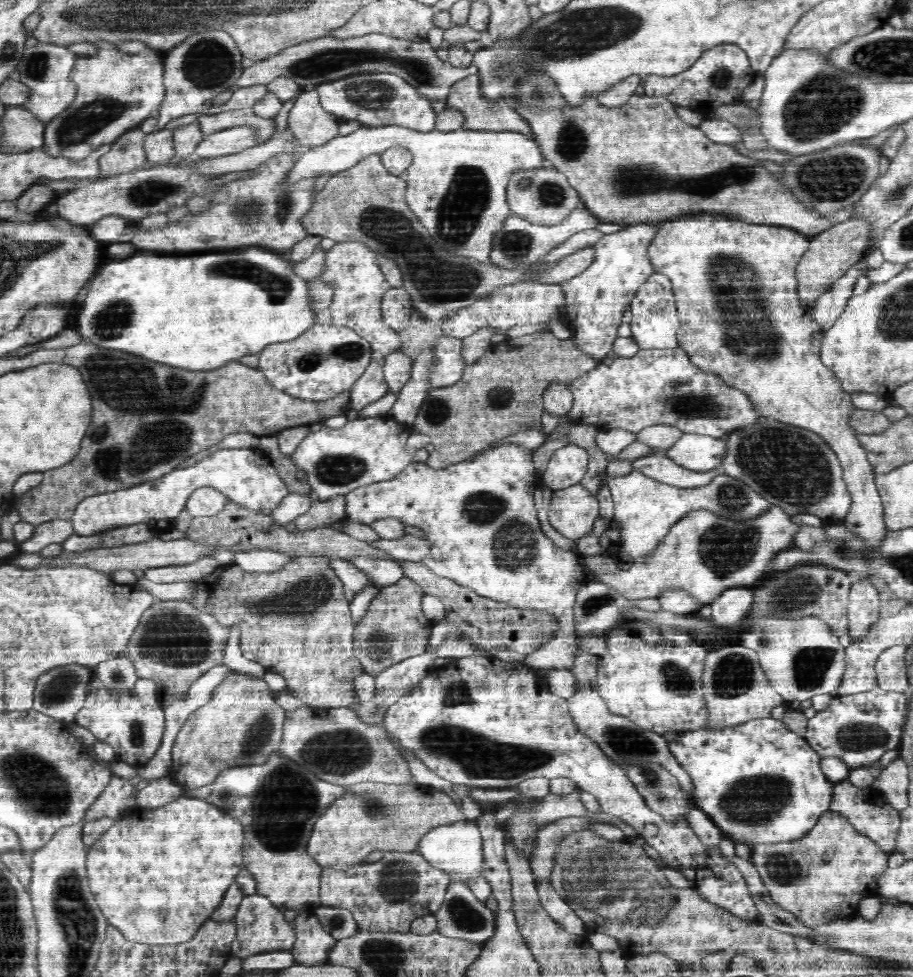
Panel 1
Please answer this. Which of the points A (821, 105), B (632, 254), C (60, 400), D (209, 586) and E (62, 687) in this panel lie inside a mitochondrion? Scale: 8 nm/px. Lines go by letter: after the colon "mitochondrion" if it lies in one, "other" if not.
A: mitochondrion
B: other
C: other
D: other
E: mitochondrion

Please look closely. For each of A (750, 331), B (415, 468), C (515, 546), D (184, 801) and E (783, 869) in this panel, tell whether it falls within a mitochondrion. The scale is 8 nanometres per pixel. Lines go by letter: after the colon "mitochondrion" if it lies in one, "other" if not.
A: mitochondrion
B: other
C: mitochondrion
D: other
E: mitochondrion

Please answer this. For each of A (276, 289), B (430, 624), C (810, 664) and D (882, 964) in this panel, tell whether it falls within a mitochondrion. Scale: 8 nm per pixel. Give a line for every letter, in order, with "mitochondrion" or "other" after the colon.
A: mitochondrion
B: other
C: mitochondrion
D: other

